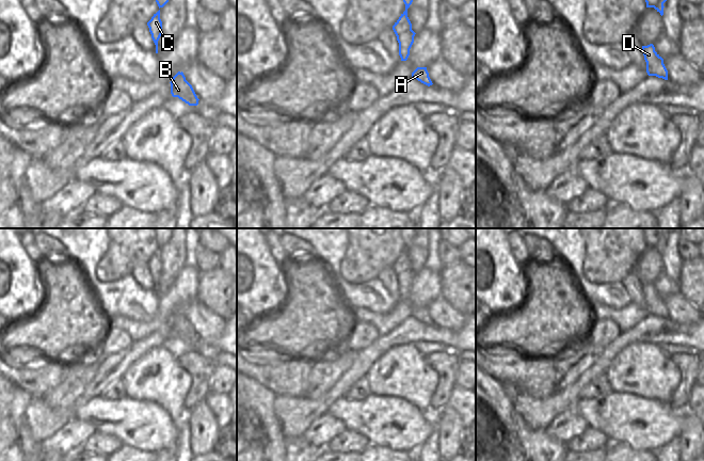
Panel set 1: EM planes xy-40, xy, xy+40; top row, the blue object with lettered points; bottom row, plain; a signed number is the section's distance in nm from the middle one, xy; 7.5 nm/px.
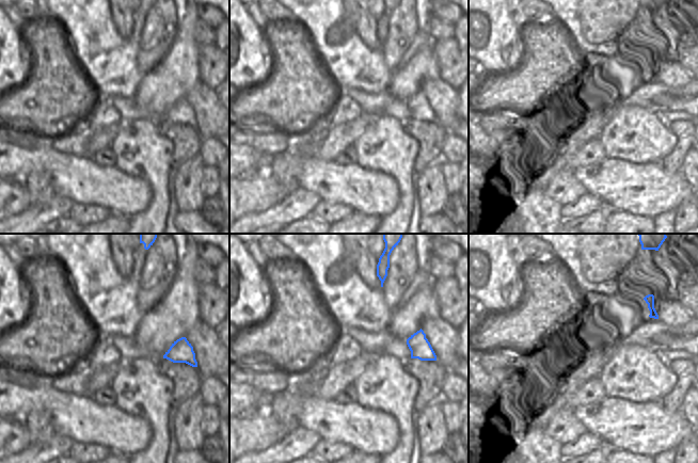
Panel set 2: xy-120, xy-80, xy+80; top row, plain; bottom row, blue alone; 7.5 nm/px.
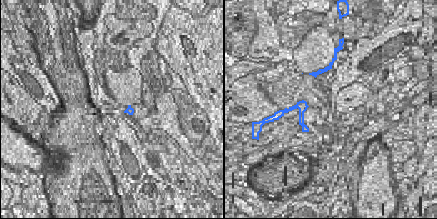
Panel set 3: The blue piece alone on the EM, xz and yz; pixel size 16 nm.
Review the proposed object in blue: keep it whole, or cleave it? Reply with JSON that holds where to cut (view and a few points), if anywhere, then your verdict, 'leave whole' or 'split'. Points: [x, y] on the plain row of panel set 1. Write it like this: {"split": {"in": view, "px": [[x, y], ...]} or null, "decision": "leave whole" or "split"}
{"split": {"in": "xy-40", "px": [[179, 312], [179, 315], [186, 320]]}, "decision": "split"}

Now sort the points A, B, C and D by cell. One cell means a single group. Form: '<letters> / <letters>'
A C D / B

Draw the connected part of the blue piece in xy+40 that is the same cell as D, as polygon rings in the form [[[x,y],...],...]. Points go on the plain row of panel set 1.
[[[654,284],[642,285],[642,292],[646,301],[647,314],[668,319],[668,309],[663,303],[663,298],[655,290]]]

